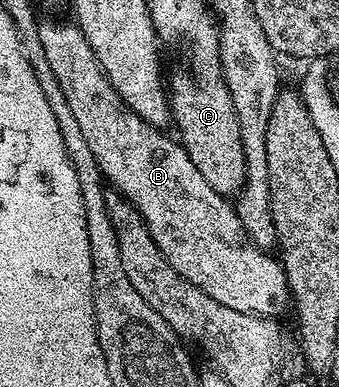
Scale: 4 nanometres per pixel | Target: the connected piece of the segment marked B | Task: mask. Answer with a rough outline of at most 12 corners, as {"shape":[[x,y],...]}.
{"shape":[[75,22],[37,26],[107,186],[190,285],[279,316],[279,258],[118,97]]}

